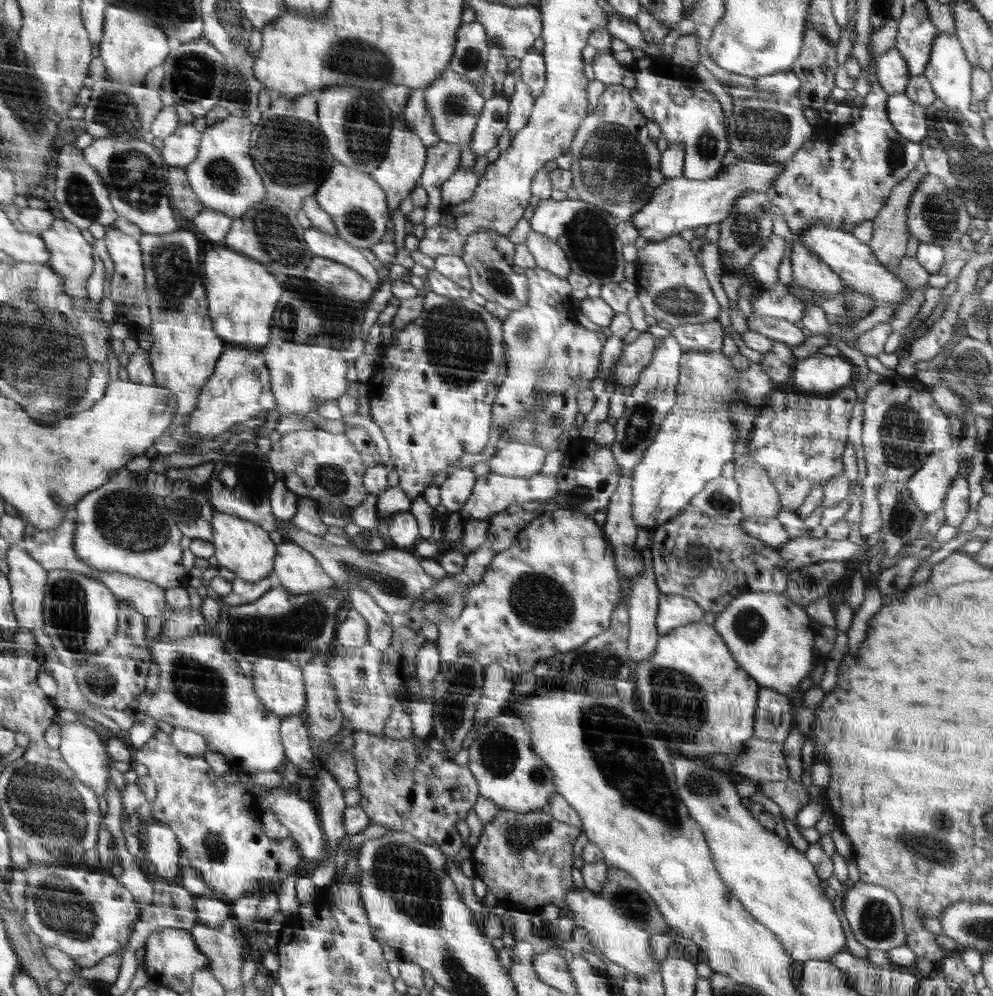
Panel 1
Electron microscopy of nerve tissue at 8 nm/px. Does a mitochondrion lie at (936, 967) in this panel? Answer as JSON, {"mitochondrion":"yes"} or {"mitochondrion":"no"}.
{"mitochondrion":"no"}

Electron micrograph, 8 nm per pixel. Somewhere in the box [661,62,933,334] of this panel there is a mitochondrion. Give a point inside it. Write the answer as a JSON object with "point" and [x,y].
{"point":[763,132]}

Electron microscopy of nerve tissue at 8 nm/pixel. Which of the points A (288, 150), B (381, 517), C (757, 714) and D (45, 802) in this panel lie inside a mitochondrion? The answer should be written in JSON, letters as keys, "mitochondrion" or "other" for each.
{"A":"mitochondrion","B":"other","C":"other","D":"mitochondrion"}

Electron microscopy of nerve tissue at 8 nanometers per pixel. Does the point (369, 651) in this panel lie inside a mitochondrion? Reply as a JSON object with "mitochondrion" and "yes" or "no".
{"mitochondrion":"no"}

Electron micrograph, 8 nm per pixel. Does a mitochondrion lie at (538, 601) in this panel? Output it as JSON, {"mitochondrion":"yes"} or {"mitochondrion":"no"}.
{"mitochondrion":"yes"}

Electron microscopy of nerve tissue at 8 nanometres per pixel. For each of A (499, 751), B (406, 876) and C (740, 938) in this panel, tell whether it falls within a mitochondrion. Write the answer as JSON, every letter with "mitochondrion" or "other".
{"A":"mitochondrion","B":"mitochondrion","C":"other"}

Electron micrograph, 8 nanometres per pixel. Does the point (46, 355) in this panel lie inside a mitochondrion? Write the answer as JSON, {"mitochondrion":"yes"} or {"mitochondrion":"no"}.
{"mitochondrion":"yes"}

